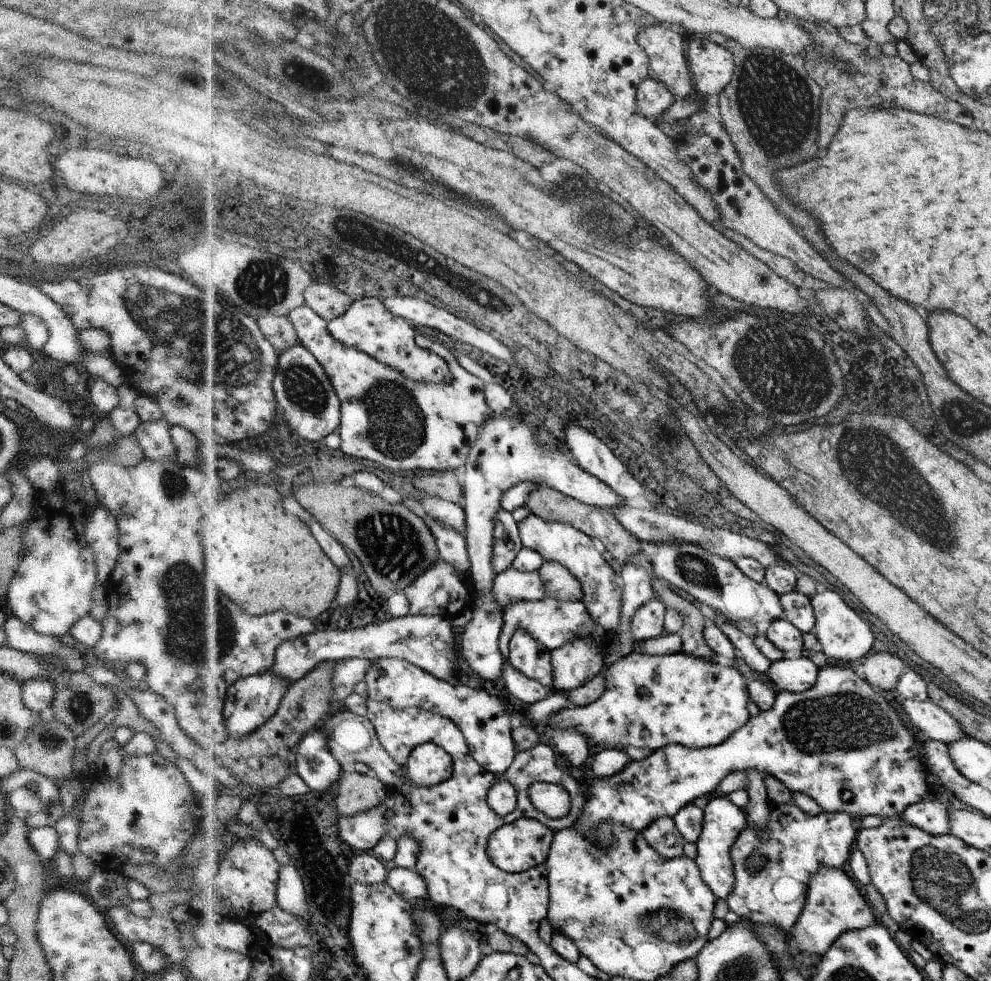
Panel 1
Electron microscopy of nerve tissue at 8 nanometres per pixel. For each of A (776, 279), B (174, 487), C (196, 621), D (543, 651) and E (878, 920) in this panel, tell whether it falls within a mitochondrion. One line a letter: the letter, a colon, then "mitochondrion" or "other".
A: other
B: mitochondrion
C: mitochondrion
D: other
E: other

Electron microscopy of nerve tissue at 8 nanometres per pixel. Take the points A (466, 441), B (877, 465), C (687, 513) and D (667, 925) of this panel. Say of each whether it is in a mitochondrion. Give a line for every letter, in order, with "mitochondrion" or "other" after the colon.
A: other
B: mitochondrion
C: other
D: mitochondrion

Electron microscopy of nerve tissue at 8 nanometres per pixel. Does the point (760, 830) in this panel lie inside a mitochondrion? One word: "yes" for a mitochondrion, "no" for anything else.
no

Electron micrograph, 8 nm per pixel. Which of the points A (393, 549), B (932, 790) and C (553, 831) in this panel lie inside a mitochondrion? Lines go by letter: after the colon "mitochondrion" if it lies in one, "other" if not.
A: mitochondrion
B: other
C: other

